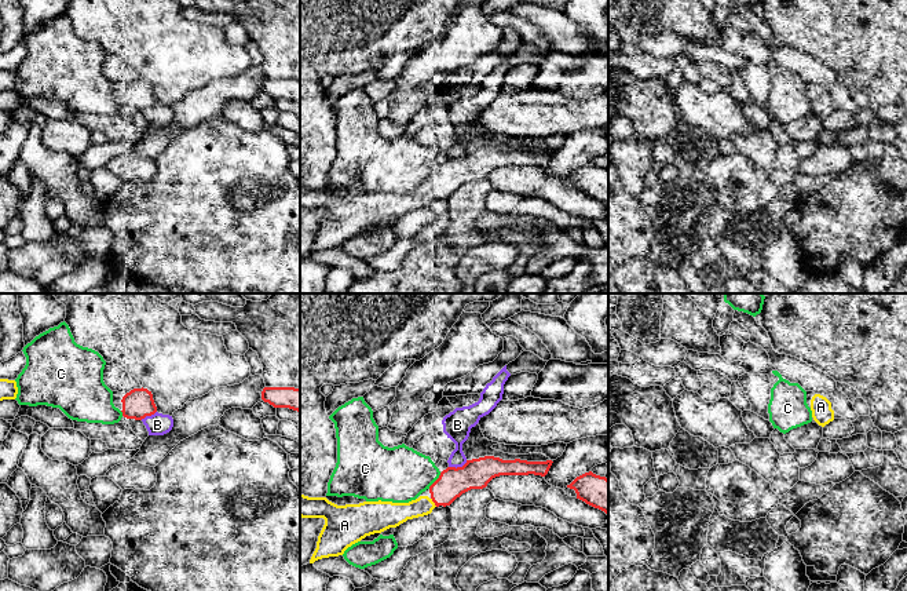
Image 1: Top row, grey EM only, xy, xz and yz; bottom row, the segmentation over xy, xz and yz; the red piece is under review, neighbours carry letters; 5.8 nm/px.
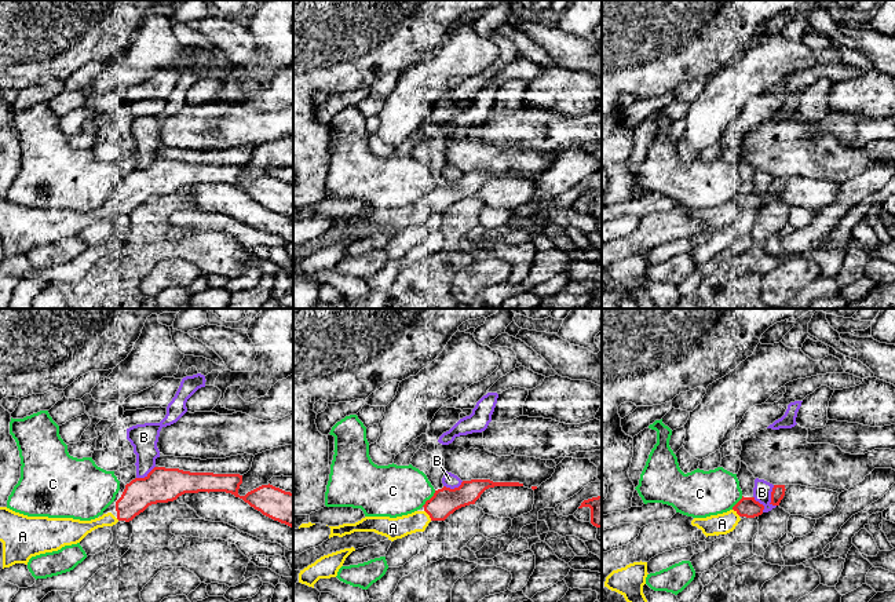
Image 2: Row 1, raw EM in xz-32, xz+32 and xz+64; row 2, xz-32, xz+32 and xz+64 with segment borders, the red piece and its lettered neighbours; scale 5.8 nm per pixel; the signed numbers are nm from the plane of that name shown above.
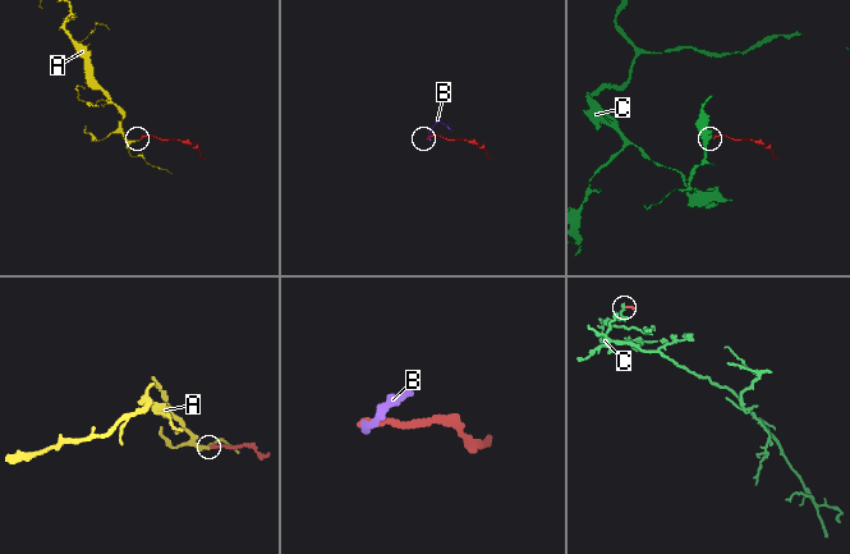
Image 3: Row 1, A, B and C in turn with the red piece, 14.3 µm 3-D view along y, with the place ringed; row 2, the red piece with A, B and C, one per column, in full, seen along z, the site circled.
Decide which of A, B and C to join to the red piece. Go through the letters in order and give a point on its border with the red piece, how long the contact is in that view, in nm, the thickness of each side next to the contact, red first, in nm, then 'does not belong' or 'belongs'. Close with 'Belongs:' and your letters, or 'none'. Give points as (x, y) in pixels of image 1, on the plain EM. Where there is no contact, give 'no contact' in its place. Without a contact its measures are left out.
A: meets red in xz at (432, 192); contact 70 nm long; 170 nm thick on the red side, 140 nm on the other; belongs
B: meets red in xz at (457, 159); contact 120 nm long; 180 nm thick on the red side, 170 nm on the other; does not belong
C: meets red in xz at (435, 172); contact 120 nm long; 180 nm thick on the red side, 320 nm on the other; does not belong
Belongs: A

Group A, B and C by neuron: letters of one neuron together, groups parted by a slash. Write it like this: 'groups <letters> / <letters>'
groups A / B / C

